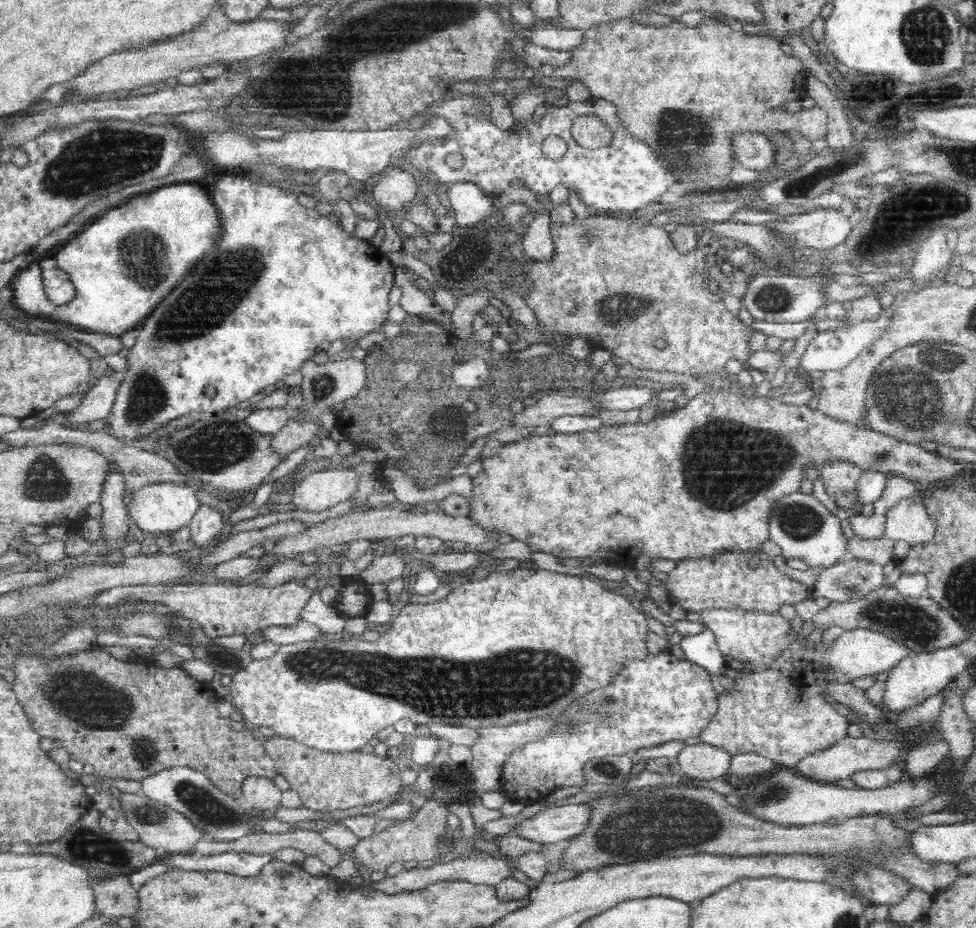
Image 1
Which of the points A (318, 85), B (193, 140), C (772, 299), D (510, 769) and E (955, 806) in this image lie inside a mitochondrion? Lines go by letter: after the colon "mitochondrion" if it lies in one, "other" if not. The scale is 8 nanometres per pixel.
A: mitochondrion
B: other
C: mitochondrion
D: other
E: other

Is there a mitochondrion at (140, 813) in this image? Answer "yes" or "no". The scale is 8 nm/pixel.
yes

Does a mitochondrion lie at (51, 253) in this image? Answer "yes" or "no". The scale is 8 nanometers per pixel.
no

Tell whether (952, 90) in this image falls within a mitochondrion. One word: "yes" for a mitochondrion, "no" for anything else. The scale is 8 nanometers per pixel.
yes

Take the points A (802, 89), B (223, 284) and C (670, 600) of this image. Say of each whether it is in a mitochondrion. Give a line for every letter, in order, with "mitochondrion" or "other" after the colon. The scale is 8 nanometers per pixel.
A: other
B: mitochondrion
C: other

